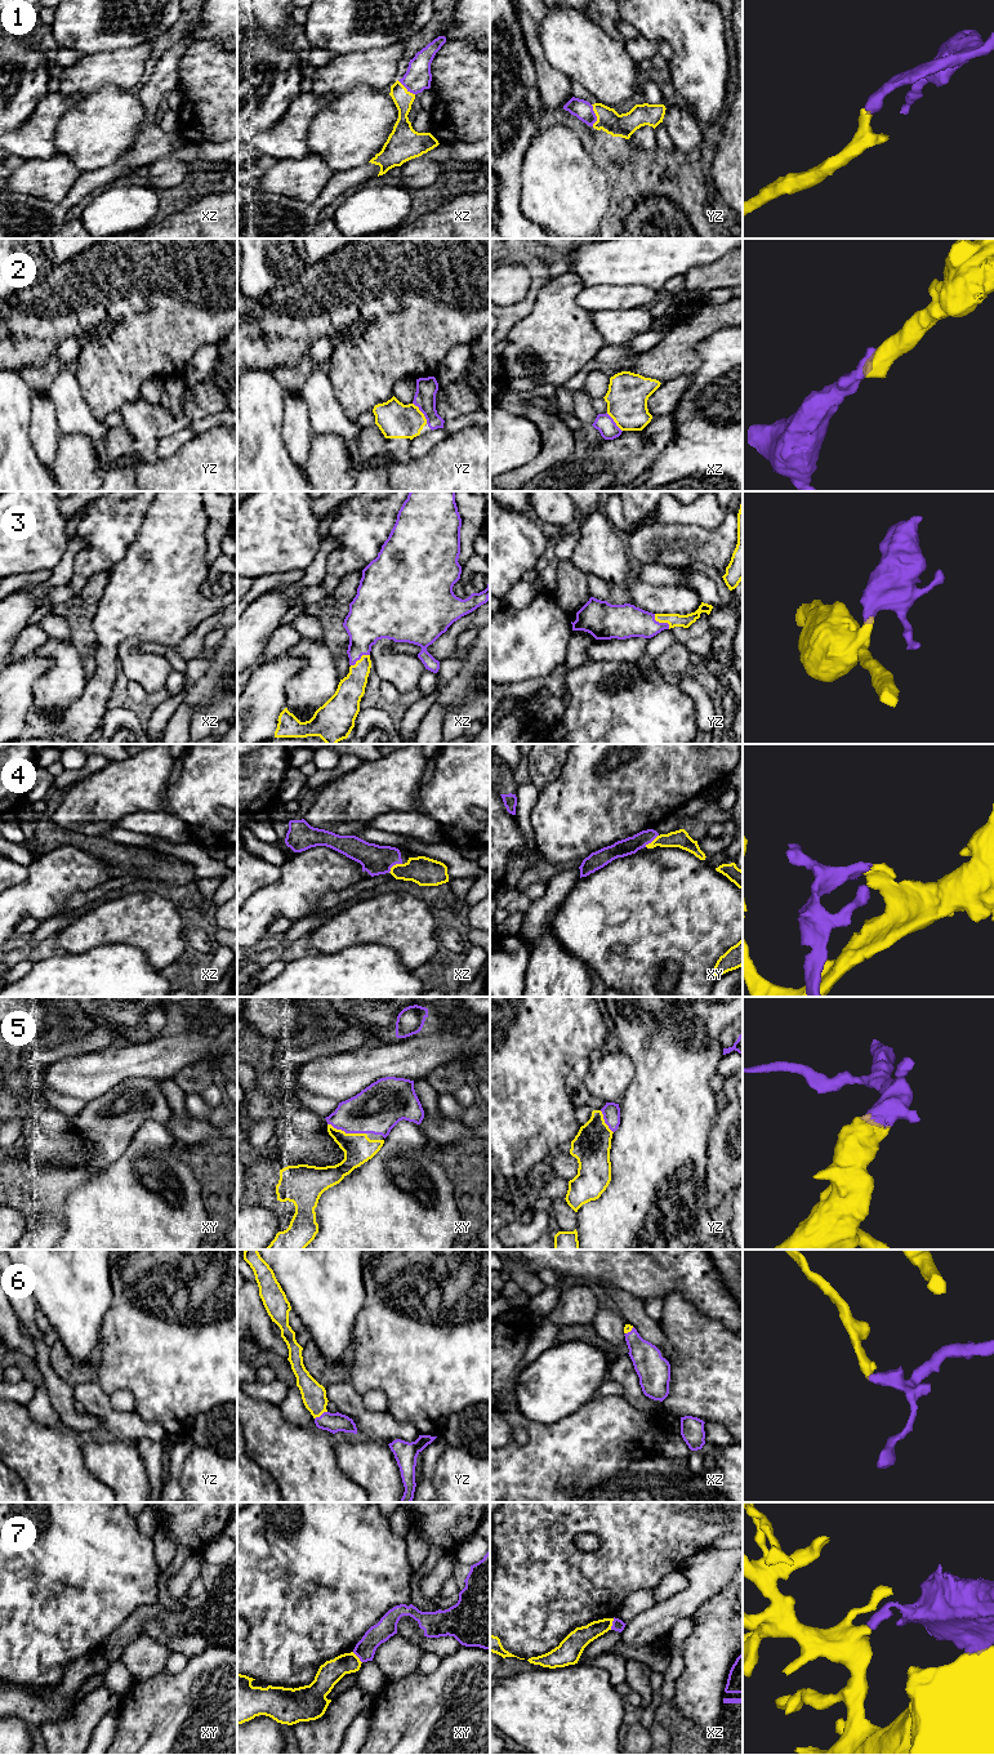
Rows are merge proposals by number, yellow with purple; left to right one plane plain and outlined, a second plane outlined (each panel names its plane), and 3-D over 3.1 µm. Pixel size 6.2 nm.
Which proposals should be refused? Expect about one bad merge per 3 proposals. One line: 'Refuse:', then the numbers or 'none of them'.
Refuse: 7

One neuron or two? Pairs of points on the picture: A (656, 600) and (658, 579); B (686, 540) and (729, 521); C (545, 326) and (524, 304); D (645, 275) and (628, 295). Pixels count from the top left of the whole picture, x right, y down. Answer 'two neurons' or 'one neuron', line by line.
A: two neurons
B: one neuron
C: two neurons
D: two neurons

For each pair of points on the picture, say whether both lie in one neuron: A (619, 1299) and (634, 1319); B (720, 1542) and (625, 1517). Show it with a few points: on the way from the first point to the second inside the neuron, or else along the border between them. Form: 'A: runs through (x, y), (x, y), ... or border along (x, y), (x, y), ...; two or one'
A: runs through (624, 1304), (634, 1314); one
B: border along (729, 1533), (718, 1536), (712, 1546); two

